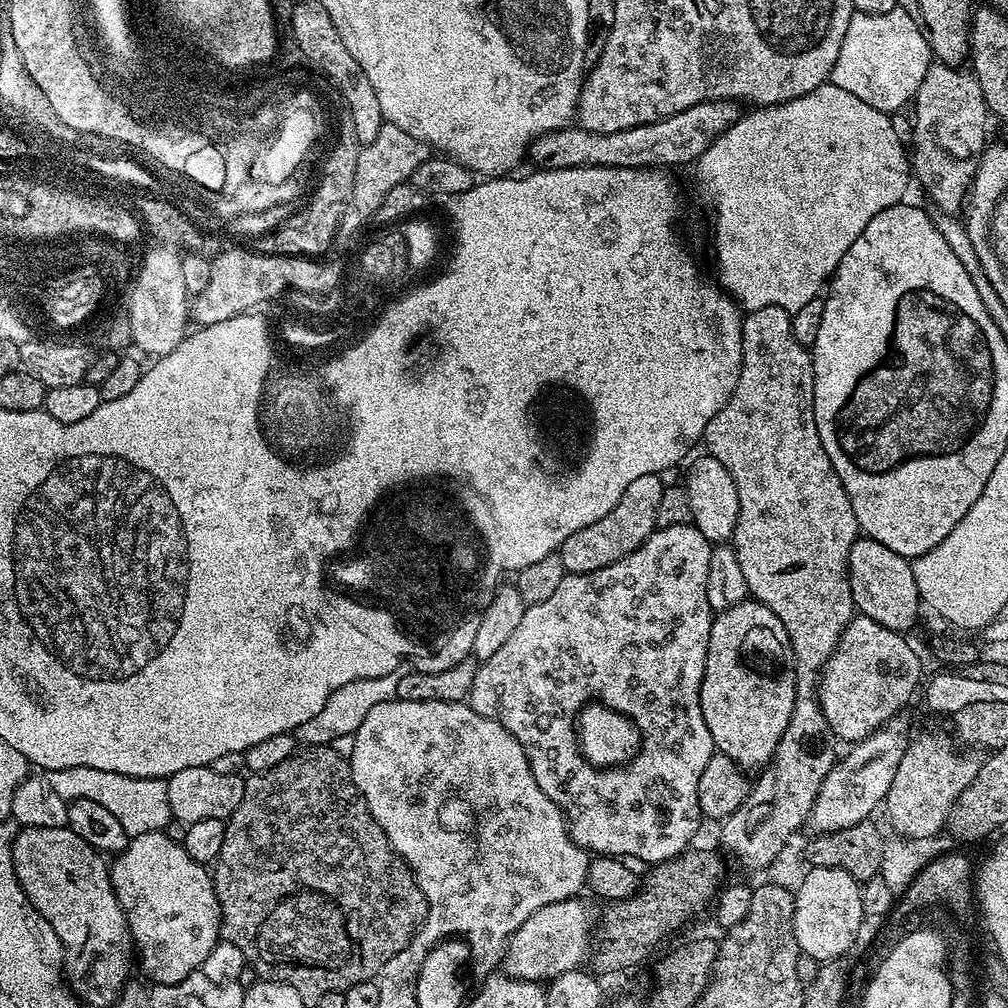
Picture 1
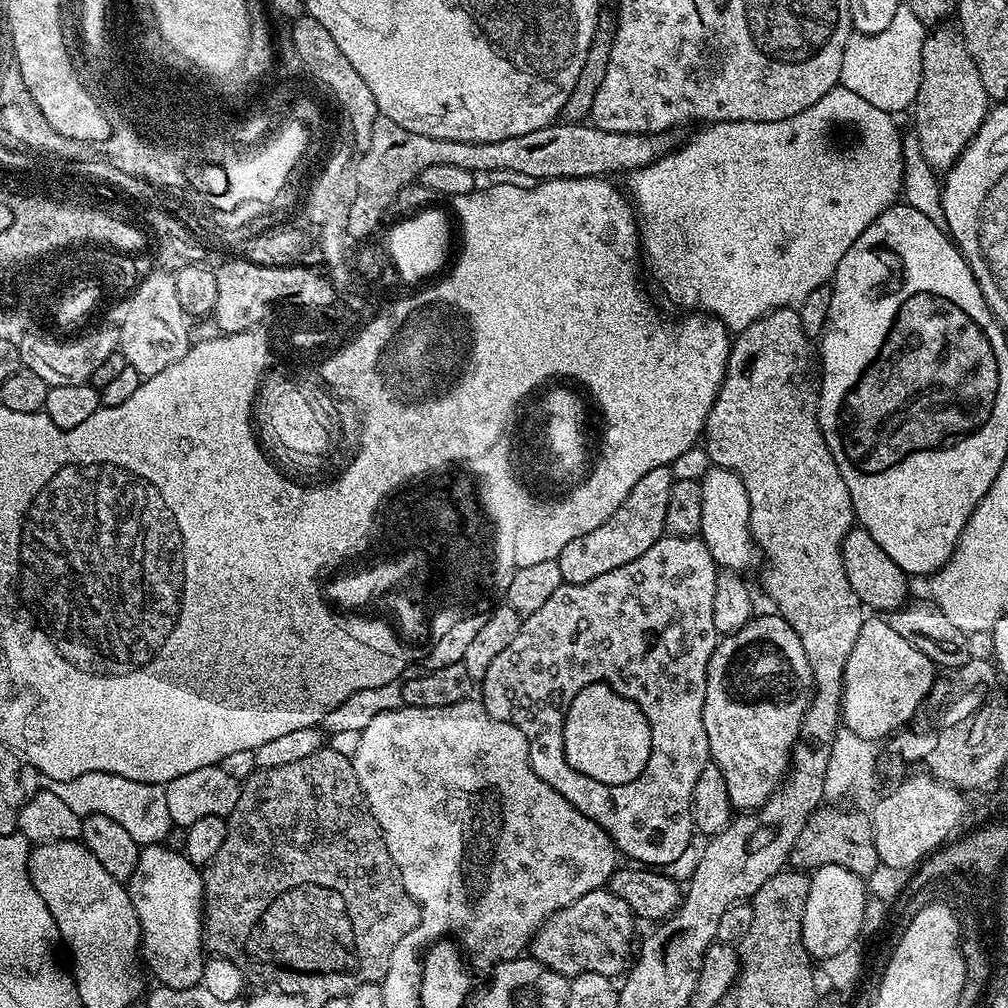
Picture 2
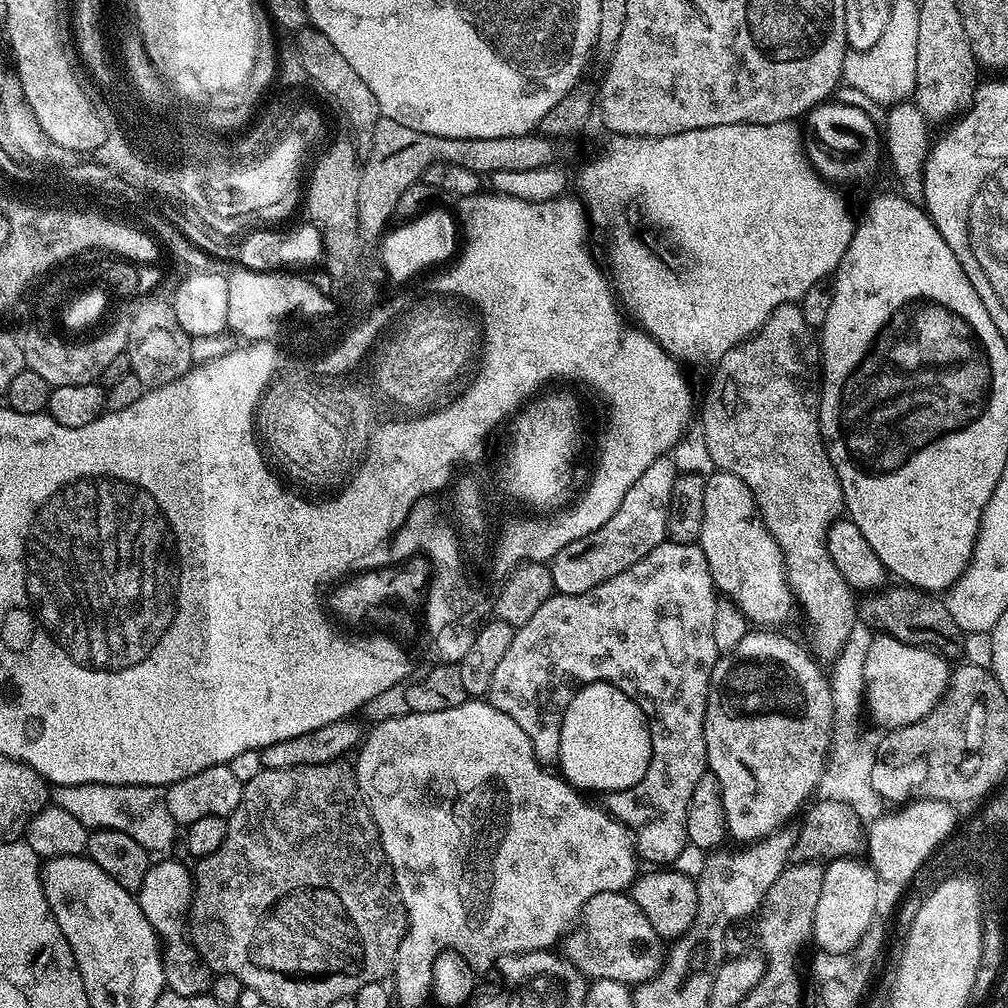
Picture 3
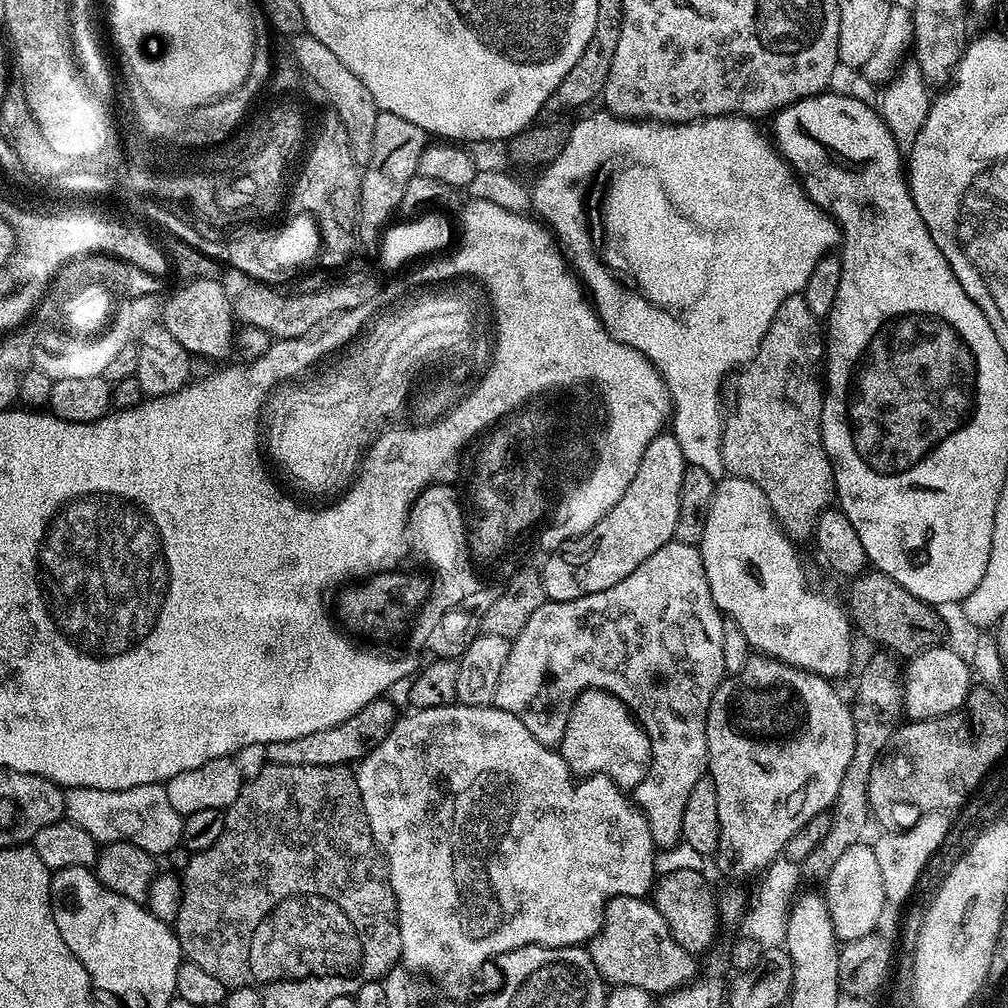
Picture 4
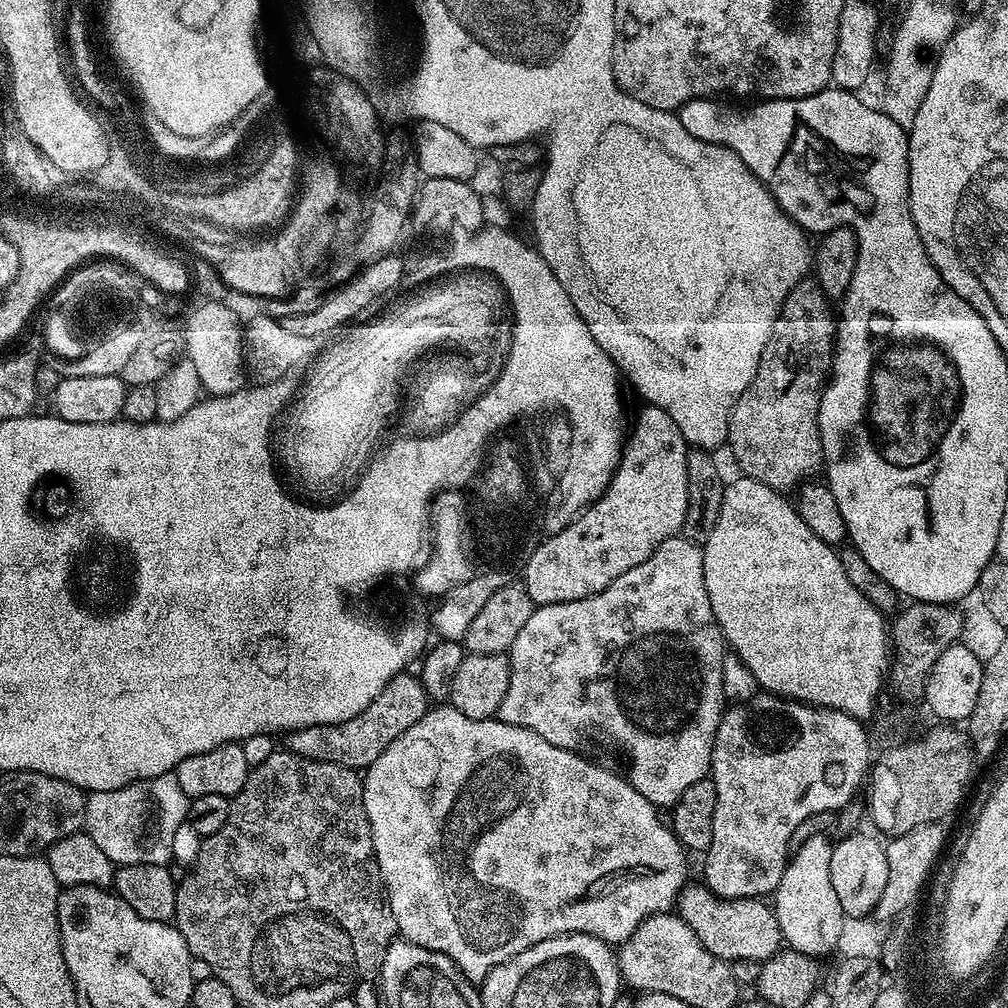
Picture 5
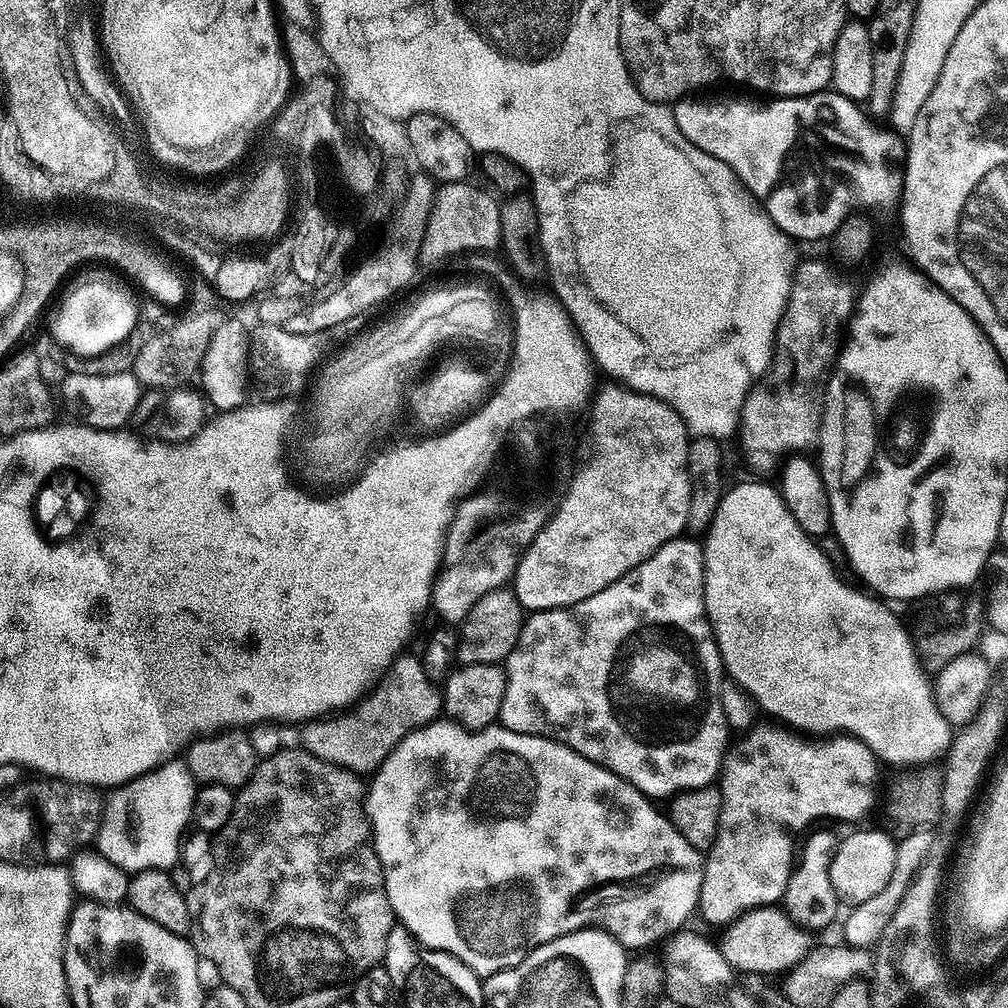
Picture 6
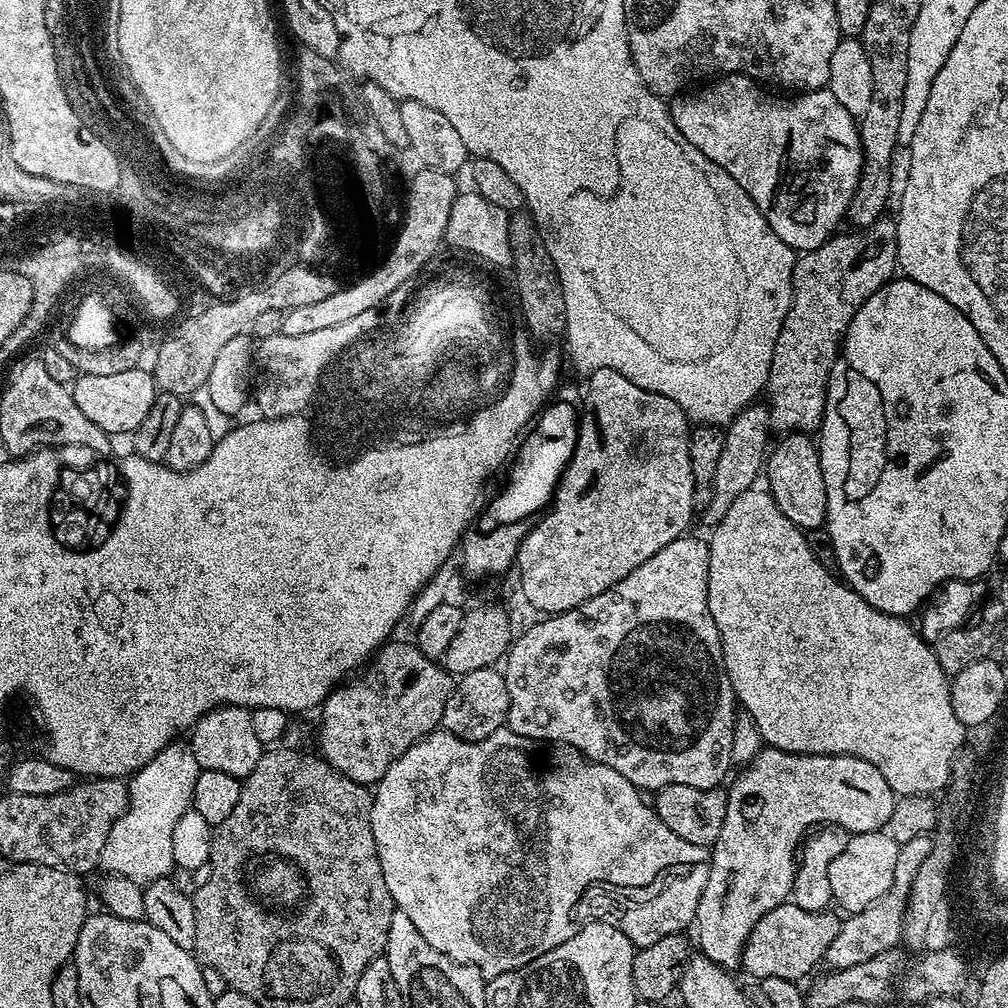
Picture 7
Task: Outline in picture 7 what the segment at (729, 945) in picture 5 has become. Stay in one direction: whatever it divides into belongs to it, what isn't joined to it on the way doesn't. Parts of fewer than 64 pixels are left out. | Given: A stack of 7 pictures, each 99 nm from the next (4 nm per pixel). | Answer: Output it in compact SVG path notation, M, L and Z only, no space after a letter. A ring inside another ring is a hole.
M791 902L779 904L752 927L752 933L744 947L743 971L748 971L749 977L761 982L800 982L803 976L811 977L817 971L816 963L819 965L826 950L830 950L830 942L838 938L841 923L841 917L836 917L832 910L807 912Z

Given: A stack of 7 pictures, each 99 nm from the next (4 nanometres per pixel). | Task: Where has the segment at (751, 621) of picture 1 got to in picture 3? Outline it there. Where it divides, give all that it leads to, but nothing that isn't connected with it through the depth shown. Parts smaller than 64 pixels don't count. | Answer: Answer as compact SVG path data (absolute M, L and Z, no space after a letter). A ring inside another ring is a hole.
M749 630L738 642L735 652L731 653L732 668L728 668L727 659L717 659L716 669L712 671L712 682L708 685L708 705L704 719L704 737L706 738L706 754L709 769L718 778L718 786L722 790L722 806L726 810L726 826L731 839L757 842L764 837L785 827L796 811L799 813L813 799L828 764L829 752L832 751L832 732L835 722L834 704L831 701L829 677L812 661L812 656L800 644L795 644L786 636L778 636L774 630Z

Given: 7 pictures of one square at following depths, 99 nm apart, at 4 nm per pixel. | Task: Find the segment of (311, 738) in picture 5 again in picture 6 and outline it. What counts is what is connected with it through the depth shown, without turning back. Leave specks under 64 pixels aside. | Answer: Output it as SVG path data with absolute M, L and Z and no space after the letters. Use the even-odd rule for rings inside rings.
M401 654L396 657L392 667L387 669L376 681L367 697L355 706L341 711L339 714L329 715L327 718L317 718L307 721L300 732L299 747L306 749L314 758L322 758L322 762L330 762L339 768L345 768L357 774L375 773L380 763L416 728L423 724L430 724L437 719L442 712L442 692L437 681L431 680L426 674L423 663L409 654Z

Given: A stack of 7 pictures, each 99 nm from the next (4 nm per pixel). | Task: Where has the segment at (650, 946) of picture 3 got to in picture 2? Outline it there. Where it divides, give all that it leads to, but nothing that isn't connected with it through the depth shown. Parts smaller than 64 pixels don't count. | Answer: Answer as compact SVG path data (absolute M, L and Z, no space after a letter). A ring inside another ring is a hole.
M607 887L596 888L590 894L582 894L582 898L570 902L570 906L558 910L545 920L543 926L532 935L530 956L550 971L569 978L580 976L584 972L597 972L612 978L615 977L615 972L623 973L633 959L632 935L636 932L636 924L638 925L637 917L630 910L630 906L622 902L622 898L608 891Z

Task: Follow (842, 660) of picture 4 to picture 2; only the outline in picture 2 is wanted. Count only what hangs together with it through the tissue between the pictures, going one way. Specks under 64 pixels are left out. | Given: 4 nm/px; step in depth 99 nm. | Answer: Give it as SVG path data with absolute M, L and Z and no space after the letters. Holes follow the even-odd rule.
M709 467L699 479L702 492L702 522L699 539L710 550L721 569L734 573L743 573L743 568L751 566L751 536L748 530L750 518L750 502L746 498L746 486L742 486L742 478L728 468Z

